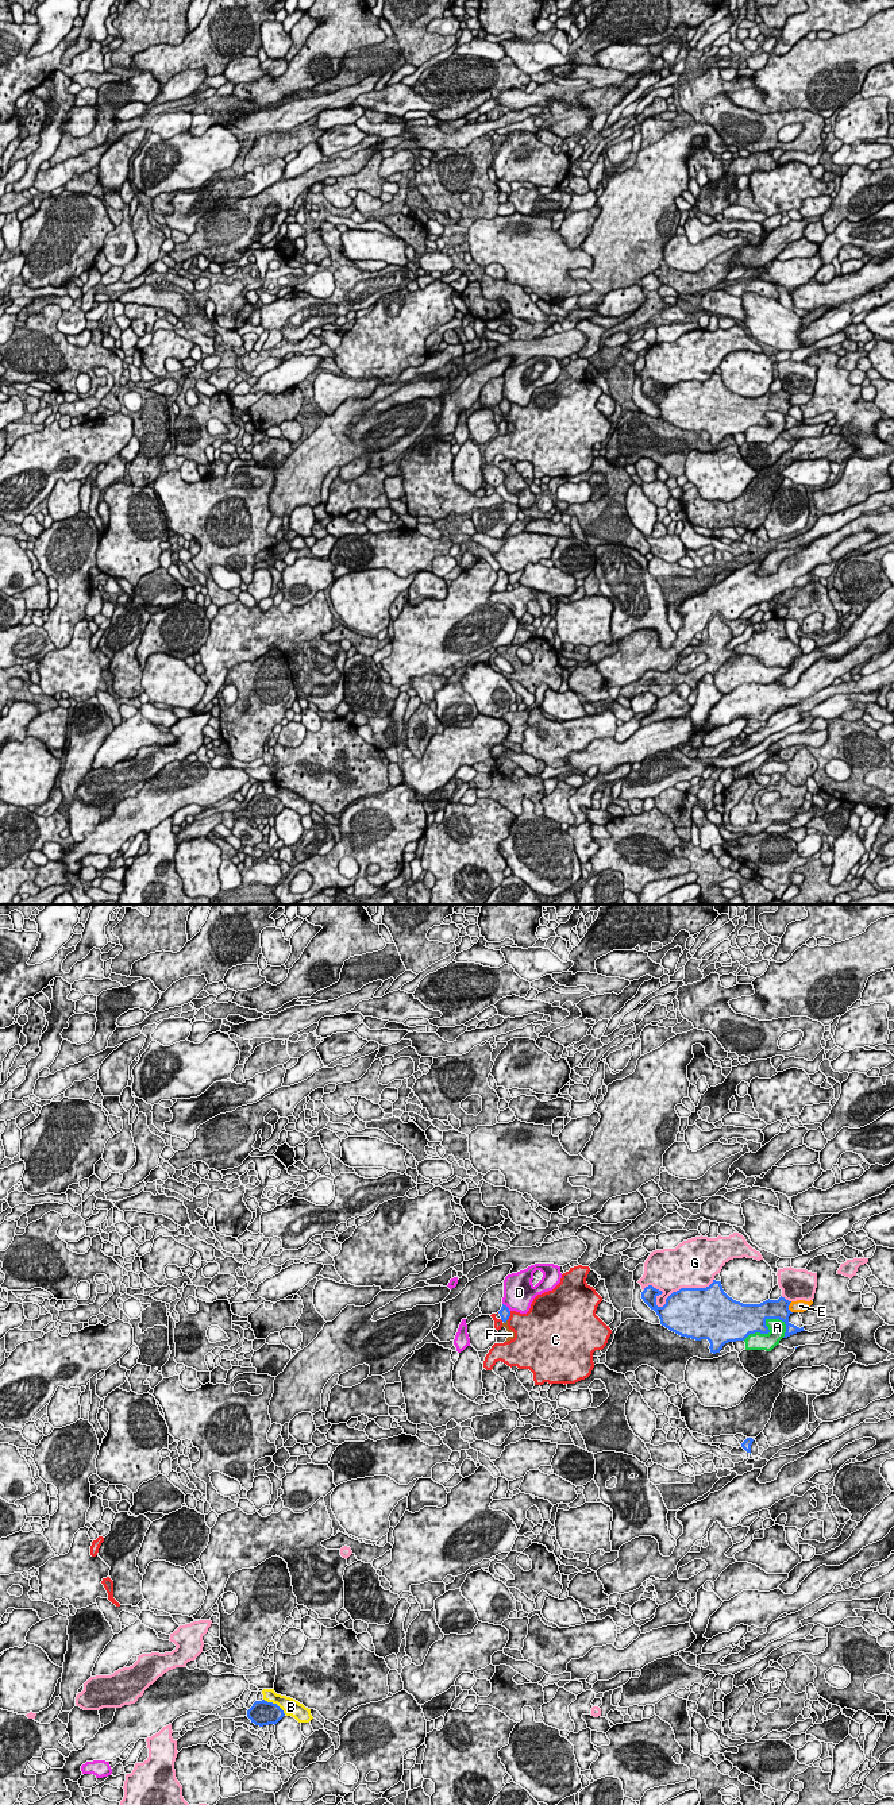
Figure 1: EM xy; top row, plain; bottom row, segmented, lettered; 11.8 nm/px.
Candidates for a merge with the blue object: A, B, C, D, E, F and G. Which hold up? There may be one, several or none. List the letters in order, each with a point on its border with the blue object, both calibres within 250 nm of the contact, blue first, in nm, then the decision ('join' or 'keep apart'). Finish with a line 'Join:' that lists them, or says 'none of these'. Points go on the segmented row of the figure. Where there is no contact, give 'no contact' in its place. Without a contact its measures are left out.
A: xy (767, 1329) | 360/200 nm | keep apart
B: xy (274, 1704) | 300/200 nm | keep apart
C: xy (509, 1315) | 130/320 nm | keep apart
D: xy (507, 1307) | 130/380 nm | keep apart
E: xy (787, 1307) | 220/160 nm | keep apart
F: xy (505, 1322) | 130/90 nm | join
G: xy (667, 1298) | 480/360 nm | keep apart
Join: F

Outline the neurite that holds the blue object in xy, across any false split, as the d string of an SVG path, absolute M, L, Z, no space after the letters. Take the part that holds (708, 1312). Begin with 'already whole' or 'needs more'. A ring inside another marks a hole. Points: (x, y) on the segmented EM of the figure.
already whole; M716 1280L706 1288L681 1288L666 1299L663 1307L658 1307L656 1297L662 1293L652 1285L646 1287L641 1292L643 1301L656 1312L660 1324L681 1337L695 1341L708 1339L713 1354L720 1353L725 1343L744 1341L750 1334L768 1334L767 1319L779 1319L786 1324L783 1338L805 1331L804 1327L799 1328L789 1322L789 1316L793 1314L789 1310L791 1301L782 1296L778 1300L768 1299L760 1304L743 1304L729 1297L724 1292L721 1281Z

